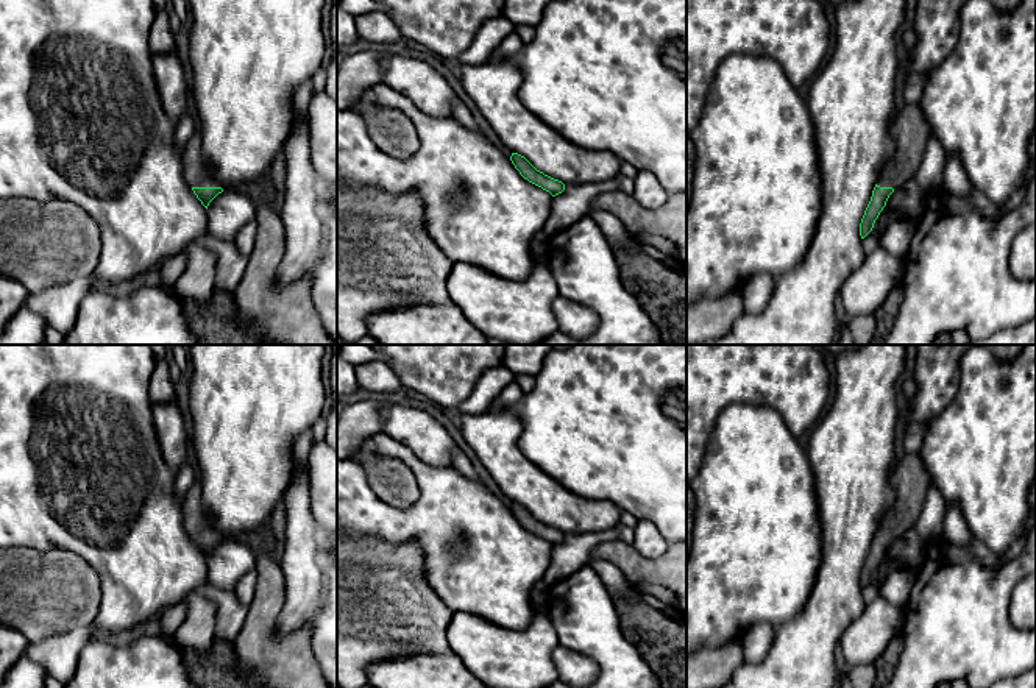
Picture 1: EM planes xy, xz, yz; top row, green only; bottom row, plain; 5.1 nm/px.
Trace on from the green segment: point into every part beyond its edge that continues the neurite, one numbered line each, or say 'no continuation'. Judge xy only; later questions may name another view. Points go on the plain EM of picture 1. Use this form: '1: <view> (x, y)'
1: xy (197, 523)

